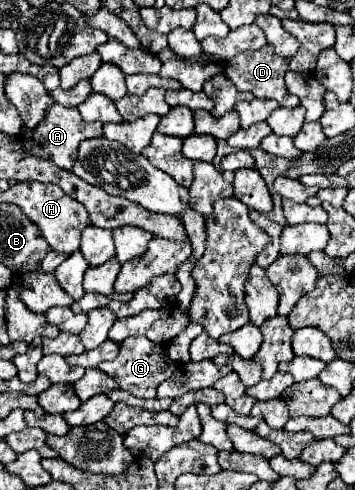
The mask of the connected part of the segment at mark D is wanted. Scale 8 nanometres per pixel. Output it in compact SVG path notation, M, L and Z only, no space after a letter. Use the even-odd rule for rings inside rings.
M266 44L264 48L254 50L254 52L240 52L224 64L224 74L232 80L232 84L238 90L248 90L256 98L274 98L284 108L296 108L300 104L300 100L296 96L292 96L284 86L286 70L288 70L288 60L276 56L270 44Z

